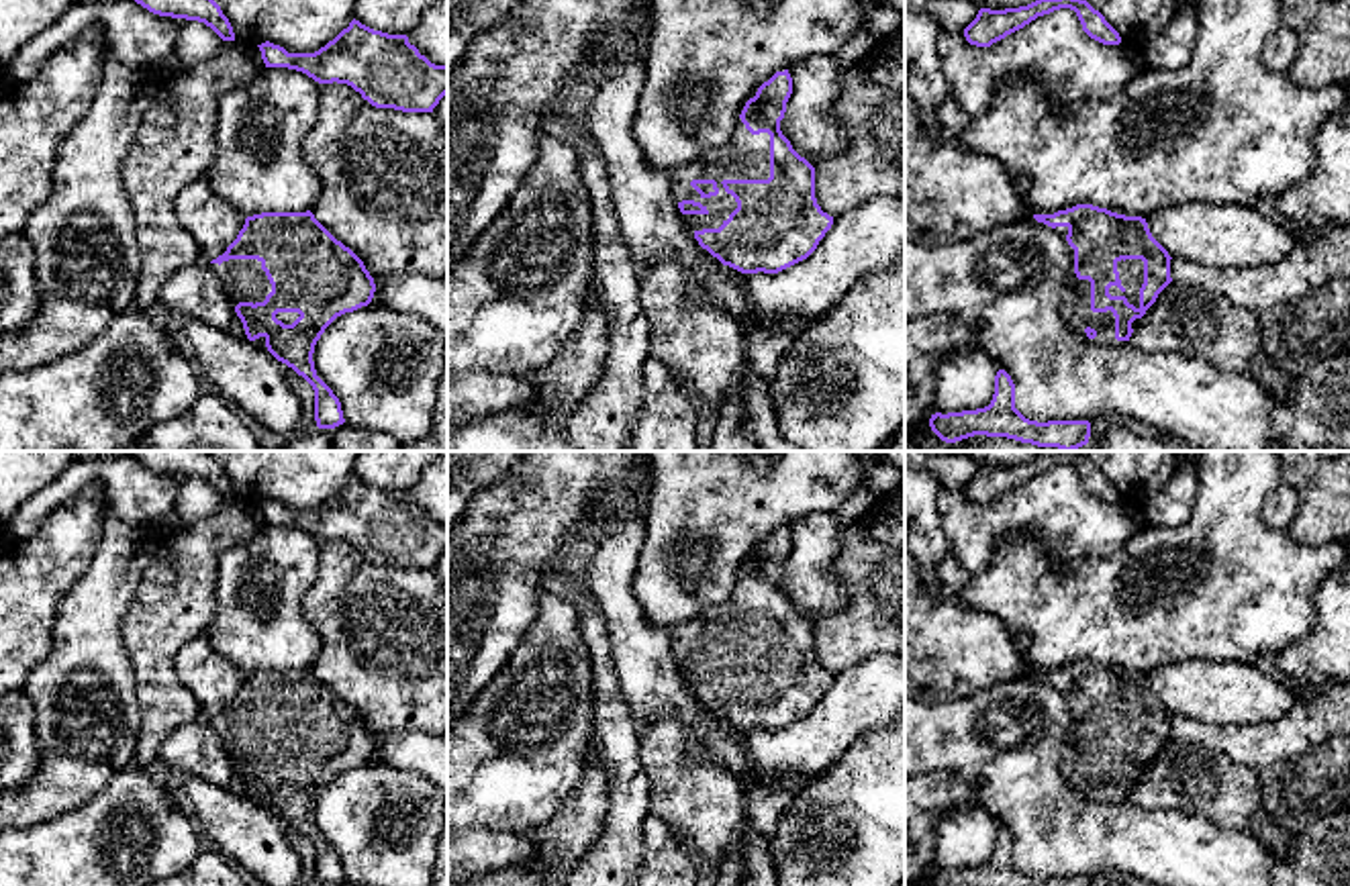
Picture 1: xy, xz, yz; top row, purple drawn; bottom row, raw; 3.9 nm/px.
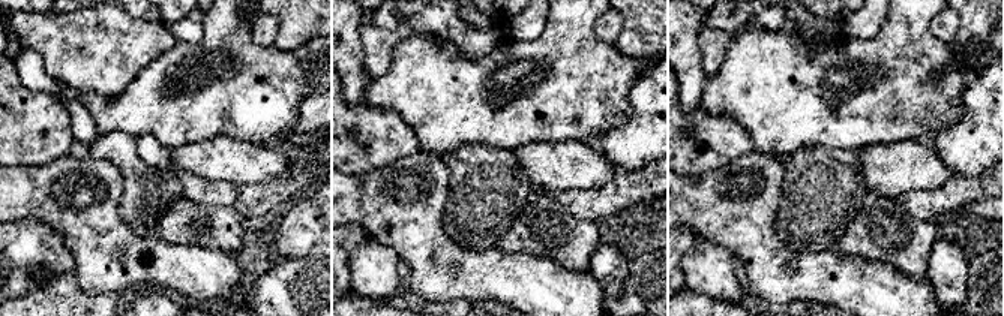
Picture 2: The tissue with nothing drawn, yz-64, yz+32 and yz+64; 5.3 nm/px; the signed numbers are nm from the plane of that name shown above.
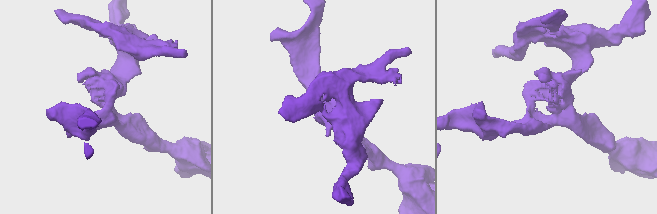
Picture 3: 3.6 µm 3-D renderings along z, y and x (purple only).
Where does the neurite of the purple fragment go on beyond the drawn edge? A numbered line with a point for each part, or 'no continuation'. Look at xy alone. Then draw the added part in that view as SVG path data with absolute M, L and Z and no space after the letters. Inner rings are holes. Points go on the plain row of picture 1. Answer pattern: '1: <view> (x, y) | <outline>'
1: xy (244, 737) | M229 717L219 721L208 721L219 733L223 745L227 747L233 764L239 759L263 759L272 749L272 741L261 727L257 717Z

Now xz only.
1: xz (746, 613) | M741 576L735 582L727 602L707 608L690 621L672 629L672 653L678 659L701 659L707 672L682 672L692 688L719 686L737 666L731 651L725 649L723 637L768 637L770 635L770 592L752 592ZM692 637L715 637L719 651L703 655Z

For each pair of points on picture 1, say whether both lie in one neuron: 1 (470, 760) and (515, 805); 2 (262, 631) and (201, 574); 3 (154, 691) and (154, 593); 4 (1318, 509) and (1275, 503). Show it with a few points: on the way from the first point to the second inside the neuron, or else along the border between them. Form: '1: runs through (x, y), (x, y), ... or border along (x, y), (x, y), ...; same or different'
1: runs through (478, 772), (503, 793); same
2: border along (237, 544), (219, 554), (217, 611), (205, 631); different
3: runs through (154, 666), (154, 617); same
4: border along (1289, 484), (1297, 495), (1297, 513), (1285, 529); different

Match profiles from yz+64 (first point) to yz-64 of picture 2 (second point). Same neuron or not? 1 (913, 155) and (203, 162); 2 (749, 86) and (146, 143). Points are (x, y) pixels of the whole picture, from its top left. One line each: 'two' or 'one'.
1: one
2: two

